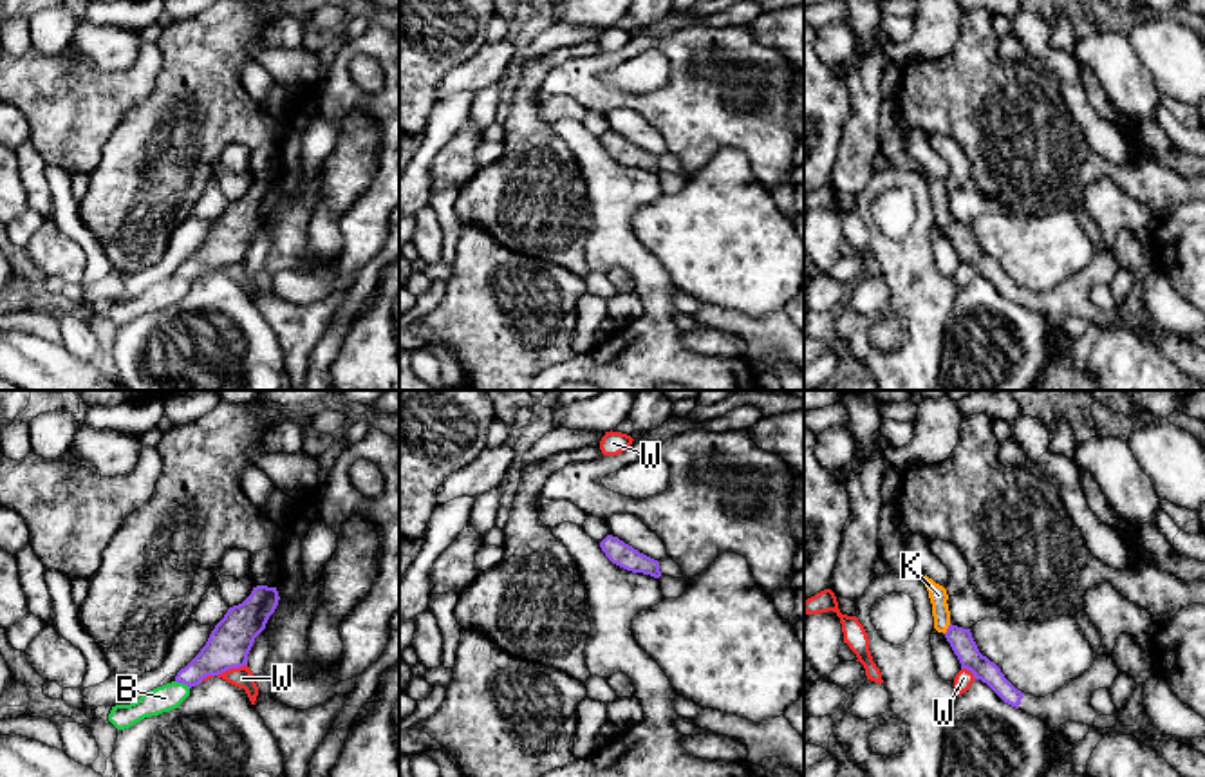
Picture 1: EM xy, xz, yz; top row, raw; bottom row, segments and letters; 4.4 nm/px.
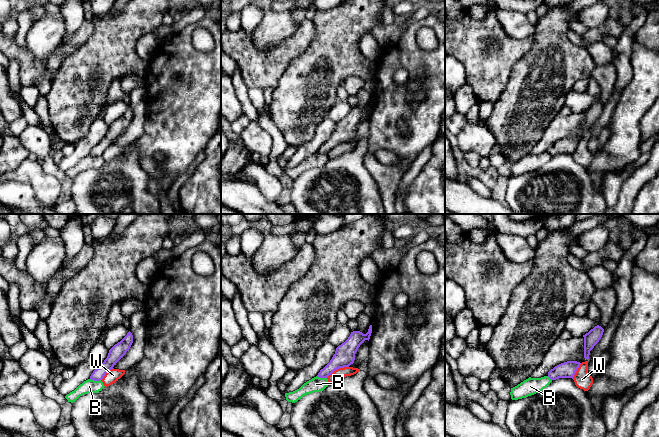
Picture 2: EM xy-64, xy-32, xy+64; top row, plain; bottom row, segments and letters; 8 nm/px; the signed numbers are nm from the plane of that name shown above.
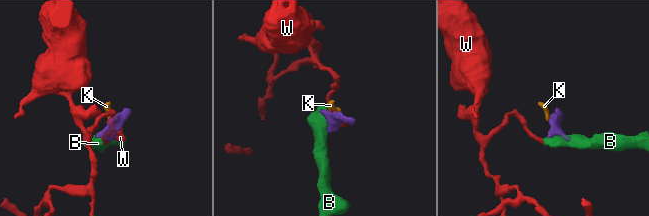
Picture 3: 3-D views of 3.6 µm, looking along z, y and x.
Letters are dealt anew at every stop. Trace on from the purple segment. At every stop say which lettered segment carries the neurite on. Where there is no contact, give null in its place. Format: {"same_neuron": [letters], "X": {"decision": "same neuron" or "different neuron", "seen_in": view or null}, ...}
{"same_neuron": ["K"], "B": {"decision": "different neuron", "seen_in": "xy"}, "K": {"decision": "same neuron", "seen_in": "yz"}, "W": {"decision": "different neuron", "seen_in": "xy"}}

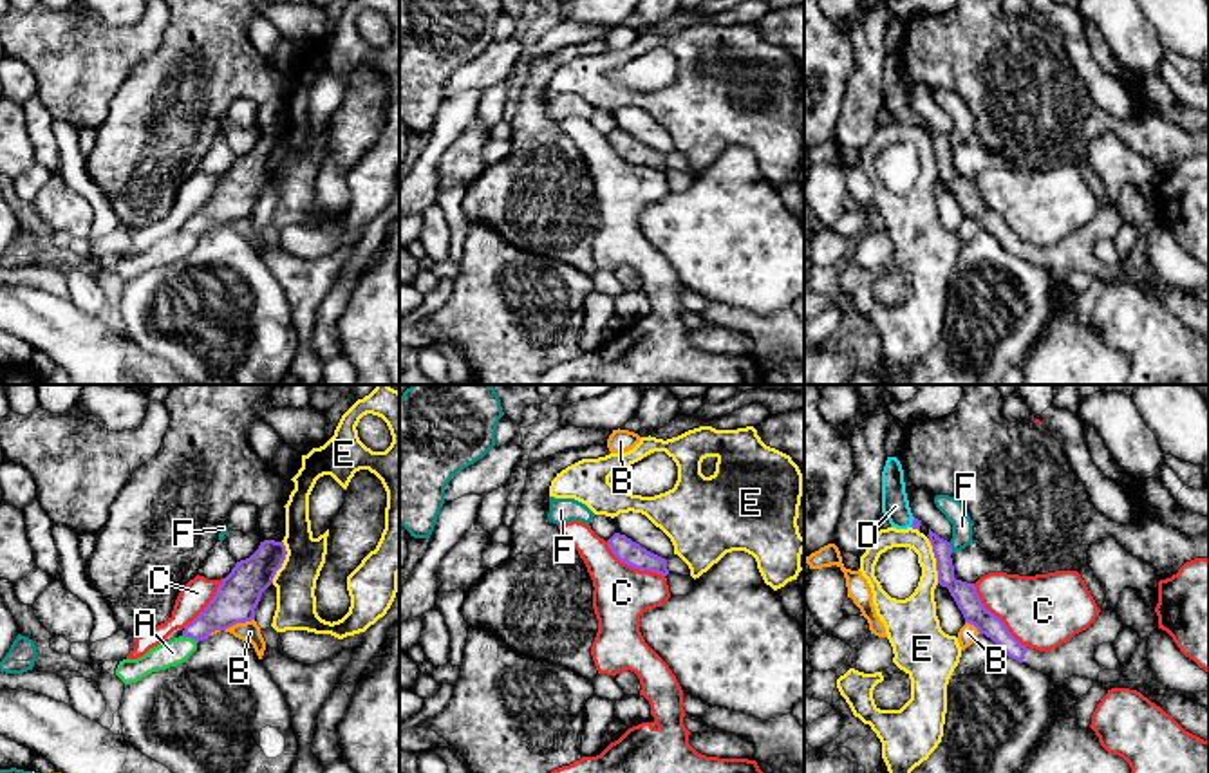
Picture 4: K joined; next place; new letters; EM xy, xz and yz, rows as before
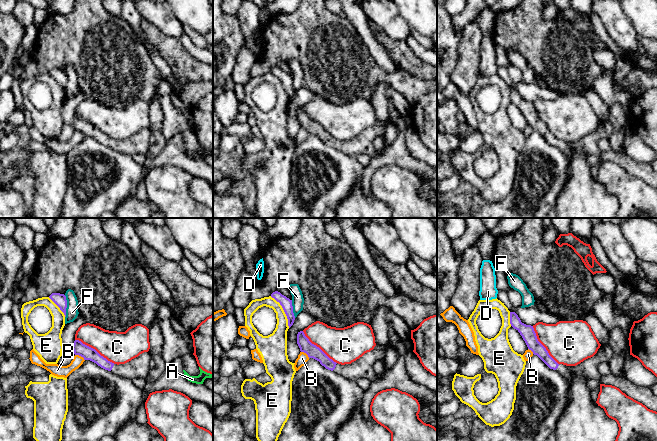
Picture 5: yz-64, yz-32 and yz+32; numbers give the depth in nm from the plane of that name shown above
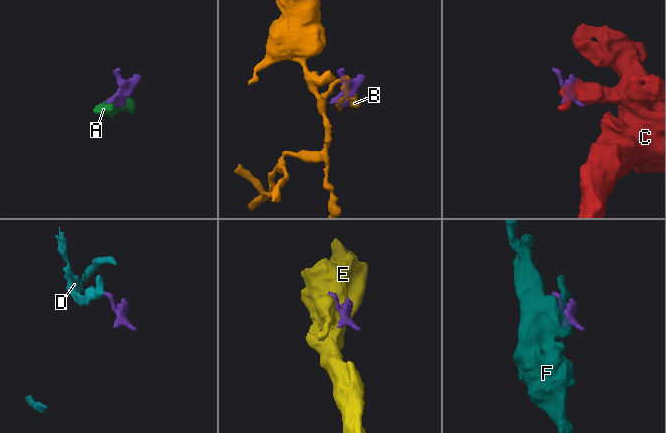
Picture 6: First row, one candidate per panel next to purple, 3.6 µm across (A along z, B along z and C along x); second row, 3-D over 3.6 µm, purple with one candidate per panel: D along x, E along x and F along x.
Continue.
{"same_neuron": ["D"], "A": {"decision": "different neuron", "seen_in": "xy"}, "B": {"decision": "different neuron", "seen_in": "xy"}, "C": {"decision": "different neuron", "seen_in": "yz"}, "D": {"decision": "same neuron", "seen_in": "yz"}, "E": {"decision": "different neuron", "seen_in": "yz"}, "F": {"decision": "different neuron", "seen_in": "yz"}}

